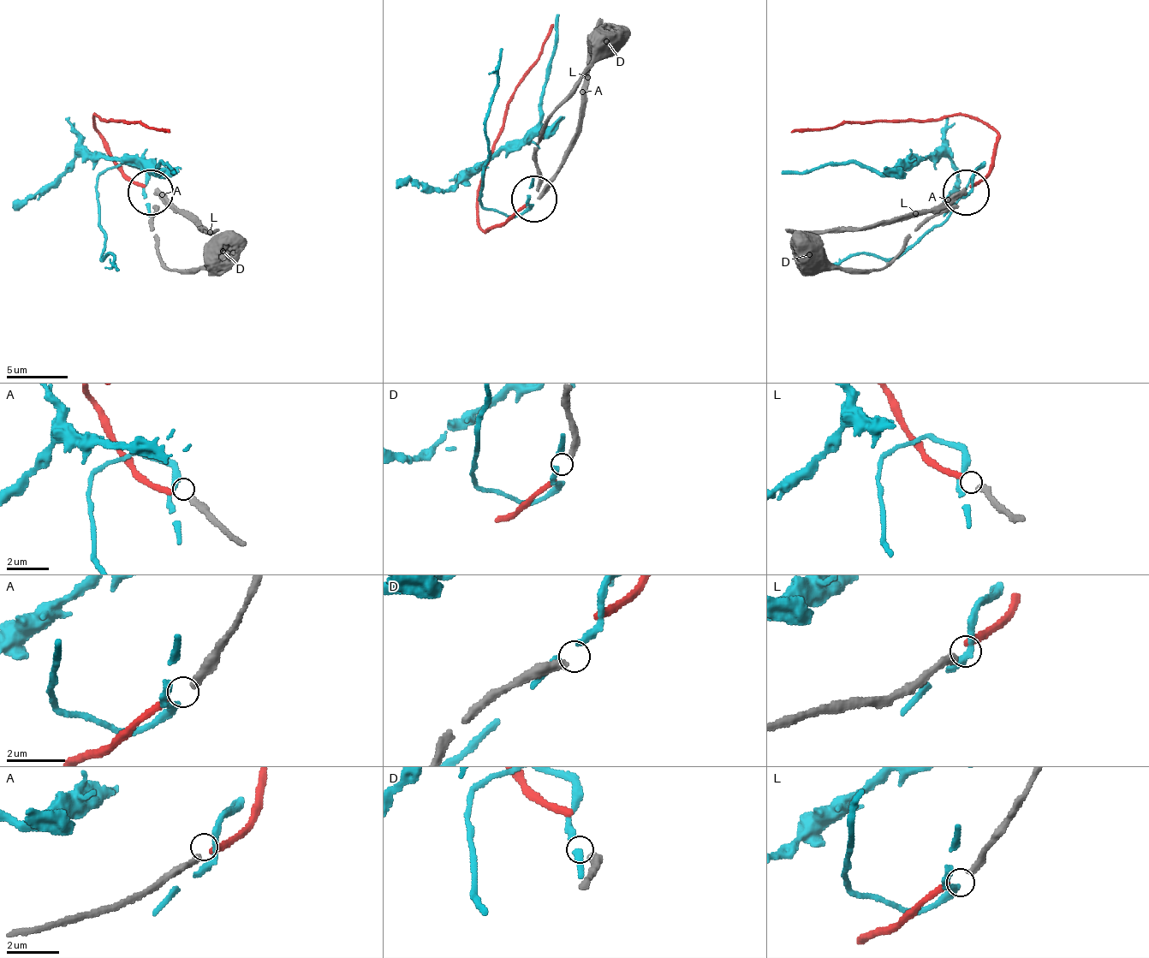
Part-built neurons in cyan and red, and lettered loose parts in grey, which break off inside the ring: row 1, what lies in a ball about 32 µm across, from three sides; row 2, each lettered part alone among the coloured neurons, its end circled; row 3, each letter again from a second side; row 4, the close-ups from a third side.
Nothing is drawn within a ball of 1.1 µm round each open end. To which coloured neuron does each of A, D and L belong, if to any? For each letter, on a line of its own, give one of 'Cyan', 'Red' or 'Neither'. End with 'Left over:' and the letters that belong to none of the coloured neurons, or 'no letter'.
A: Neither
D: Neither
L: Red
Left over: A, D

